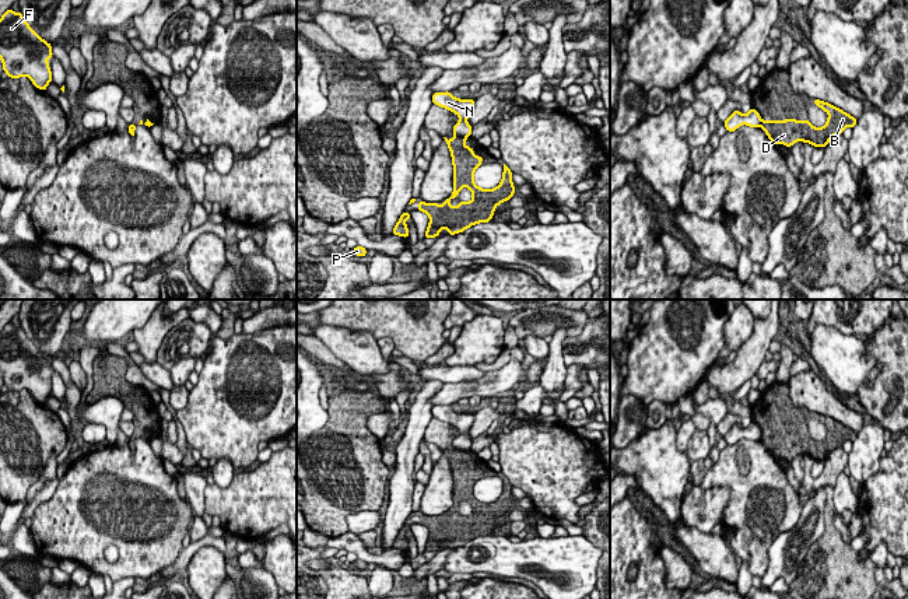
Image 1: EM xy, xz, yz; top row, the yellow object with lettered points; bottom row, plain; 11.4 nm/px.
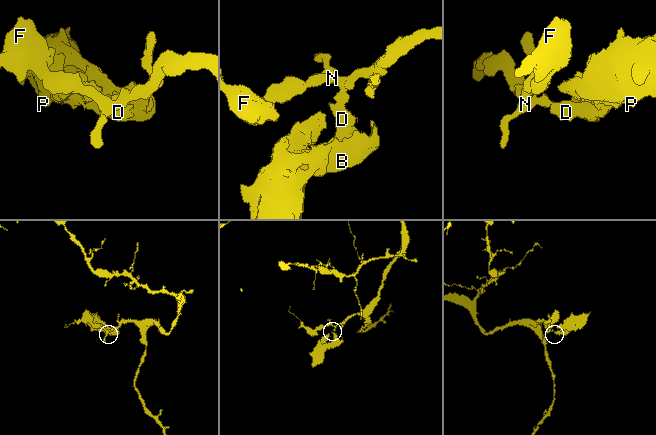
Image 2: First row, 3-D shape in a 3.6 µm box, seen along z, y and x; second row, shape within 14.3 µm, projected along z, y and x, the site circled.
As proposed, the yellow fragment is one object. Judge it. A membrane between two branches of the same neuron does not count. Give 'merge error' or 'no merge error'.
merge error

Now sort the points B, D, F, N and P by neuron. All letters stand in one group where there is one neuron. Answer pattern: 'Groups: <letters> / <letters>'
Groups: B D P / F N

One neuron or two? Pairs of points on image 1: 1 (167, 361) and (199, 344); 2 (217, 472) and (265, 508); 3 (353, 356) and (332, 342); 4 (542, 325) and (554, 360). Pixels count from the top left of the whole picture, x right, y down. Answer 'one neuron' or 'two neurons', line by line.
1: one neuron
2: two neurons
3: one neuron
4: two neurons

